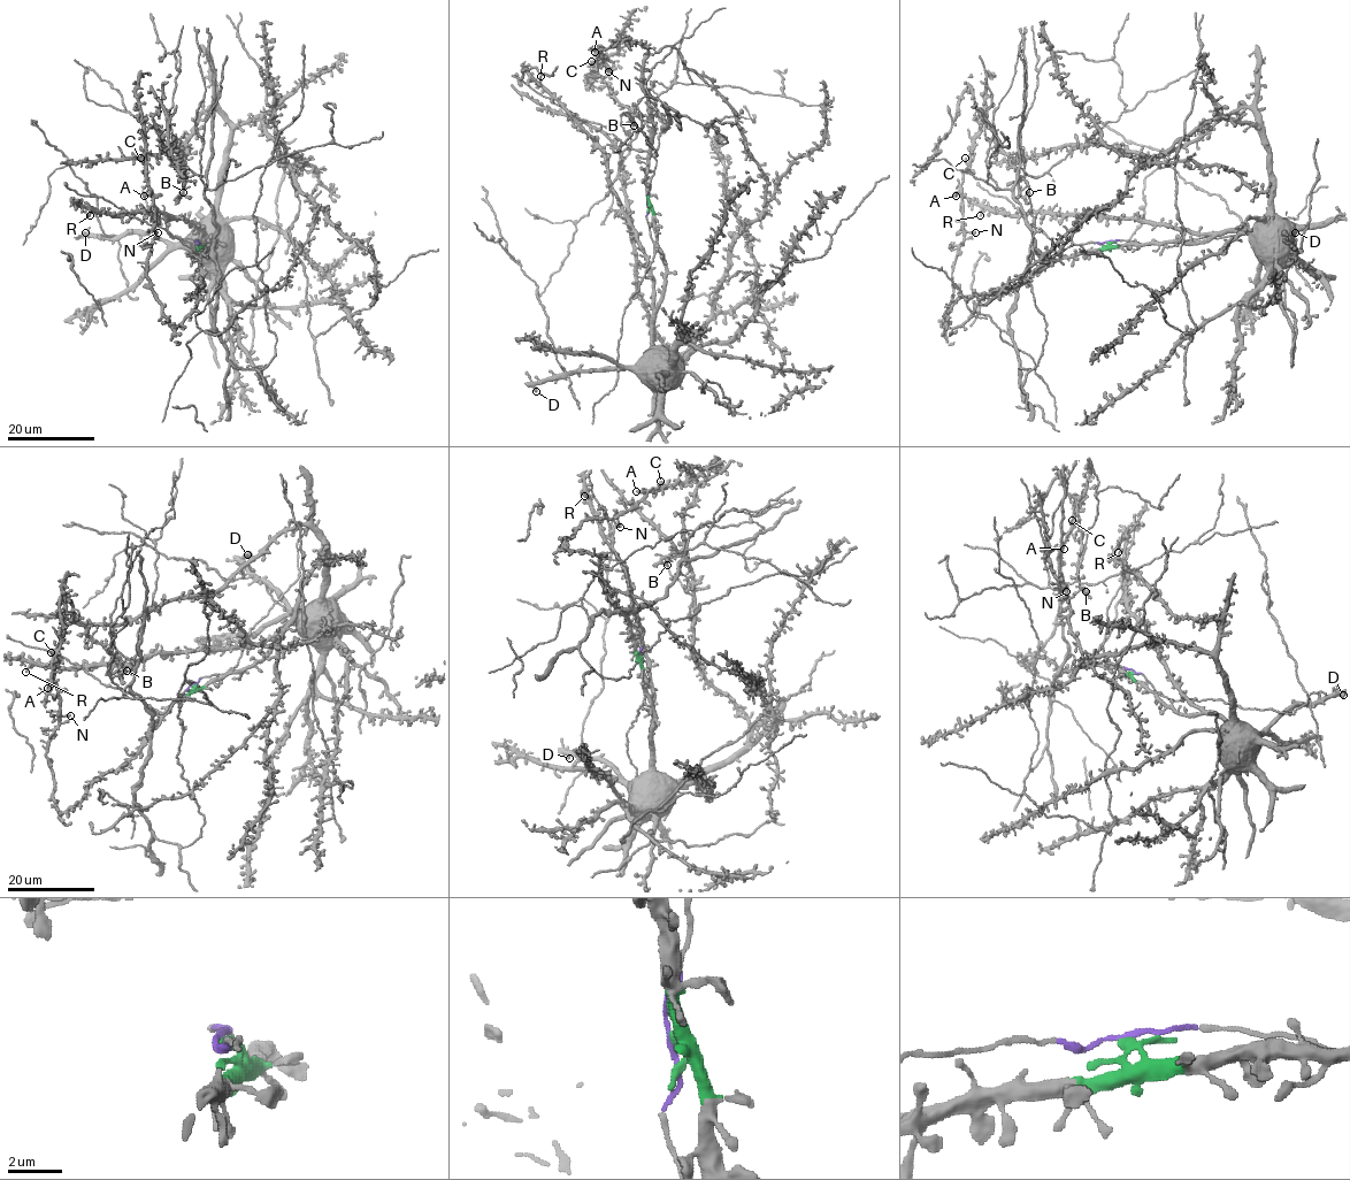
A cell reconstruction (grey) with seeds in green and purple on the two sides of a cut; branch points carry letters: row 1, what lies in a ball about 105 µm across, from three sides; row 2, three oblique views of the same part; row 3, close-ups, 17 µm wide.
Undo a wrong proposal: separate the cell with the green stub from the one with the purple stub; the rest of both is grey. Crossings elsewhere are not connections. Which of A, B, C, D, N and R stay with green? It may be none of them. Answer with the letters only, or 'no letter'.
D, R

